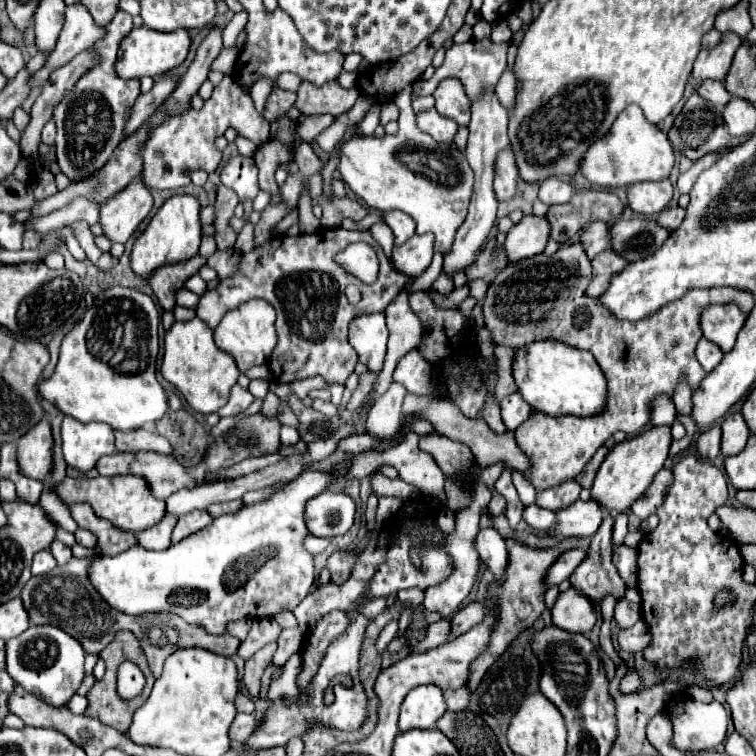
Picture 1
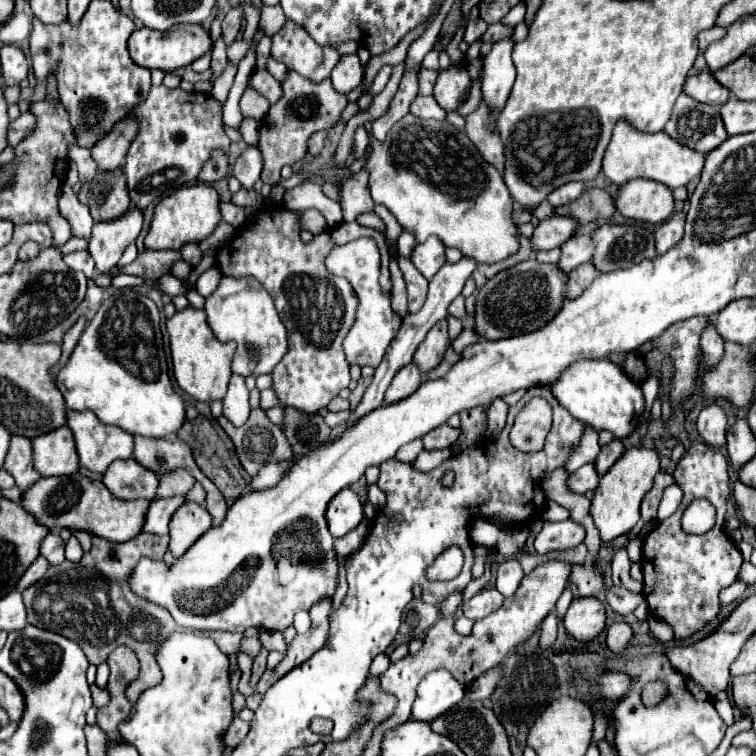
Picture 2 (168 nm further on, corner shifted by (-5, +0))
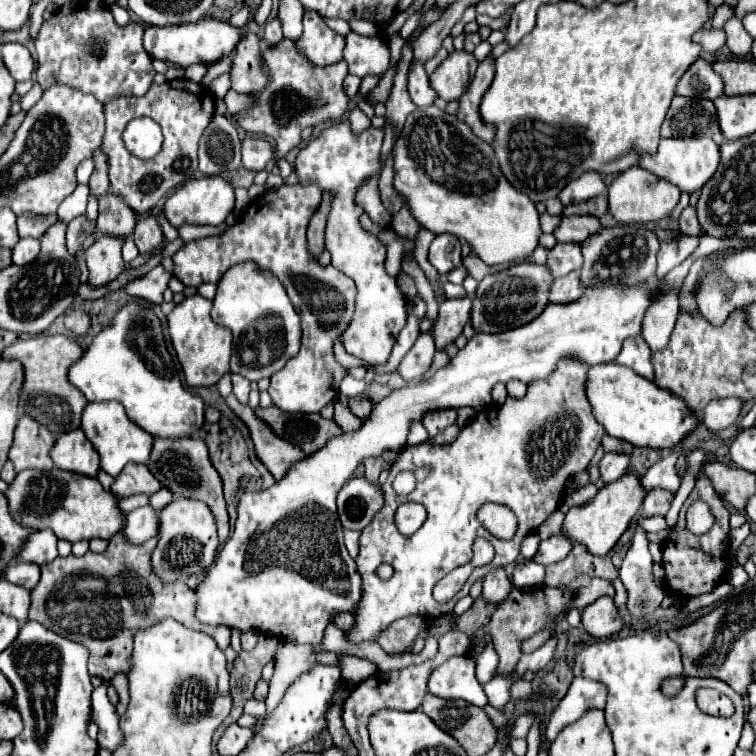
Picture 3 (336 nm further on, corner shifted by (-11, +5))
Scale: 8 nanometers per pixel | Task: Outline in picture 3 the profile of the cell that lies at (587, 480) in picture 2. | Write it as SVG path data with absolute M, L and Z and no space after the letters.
M606 453L600 459L598 465L600 465L600 477L606 483L610 483L610 481L616 481L622 475L626 475L626 471L630 467L630 455L624 455L624 453Z

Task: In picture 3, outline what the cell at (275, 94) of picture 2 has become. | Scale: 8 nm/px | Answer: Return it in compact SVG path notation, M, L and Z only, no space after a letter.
M248 33L248 37L242 39L236 47L230 67L230 81L234 91L252 93L264 89L264 85L268 83L268 75L262 69L260 49L260 39L254 33Z

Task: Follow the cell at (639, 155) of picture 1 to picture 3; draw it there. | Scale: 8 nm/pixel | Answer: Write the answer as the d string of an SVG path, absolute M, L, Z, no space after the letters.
M708 137L700 139L662 139L660 147L654 155L644 155L640 159L640 167L652 171L660 179L668 179L670 183L676 183L680 191L694 193L704 187L704 183L716 173L716 167L720 163L720 145L716 145Z

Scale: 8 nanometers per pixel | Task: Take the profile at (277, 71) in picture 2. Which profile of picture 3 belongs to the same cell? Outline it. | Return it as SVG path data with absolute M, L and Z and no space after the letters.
M272 17L266 27L264 27L264 43L266 45L276 45L282 39L282 25L278 17Z

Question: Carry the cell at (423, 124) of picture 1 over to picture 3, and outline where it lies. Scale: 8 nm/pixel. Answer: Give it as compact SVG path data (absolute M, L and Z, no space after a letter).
M412 61L410 63L410 71L408 71L408 93L410 93L410 99L418 107L428 107L438 97L436 91L430 87L428 75L426 75L424 65L420 61Z

